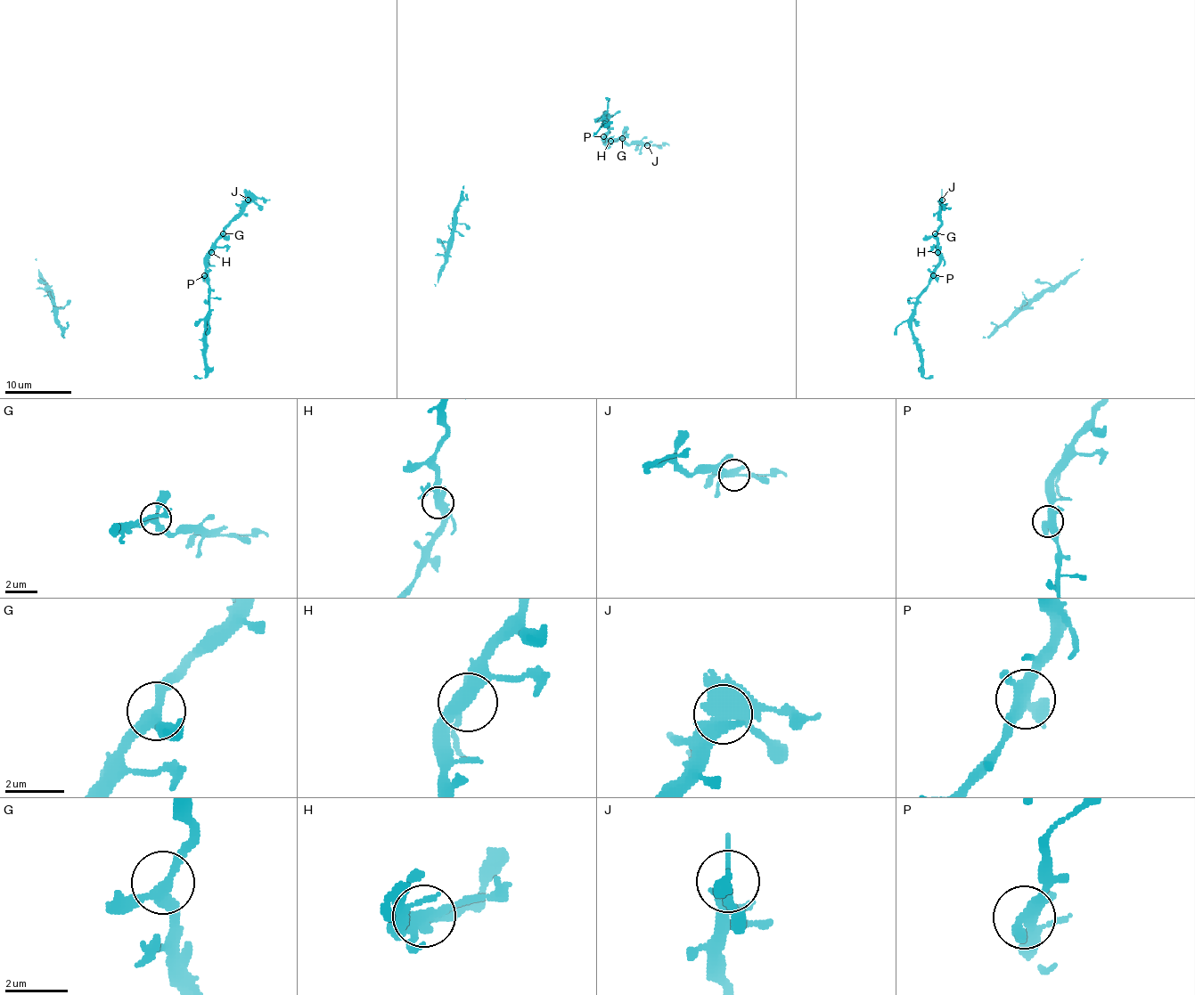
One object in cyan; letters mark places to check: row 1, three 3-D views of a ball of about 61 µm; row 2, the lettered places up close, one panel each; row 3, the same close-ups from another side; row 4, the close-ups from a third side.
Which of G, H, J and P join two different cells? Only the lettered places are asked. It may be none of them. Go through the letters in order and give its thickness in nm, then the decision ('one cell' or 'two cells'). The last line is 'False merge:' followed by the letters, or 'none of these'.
G: 320 nm | one cell
H: 400 nm | one cell
J: 340 nm | two cells
P: 400 nm | one cell
False merge: J

